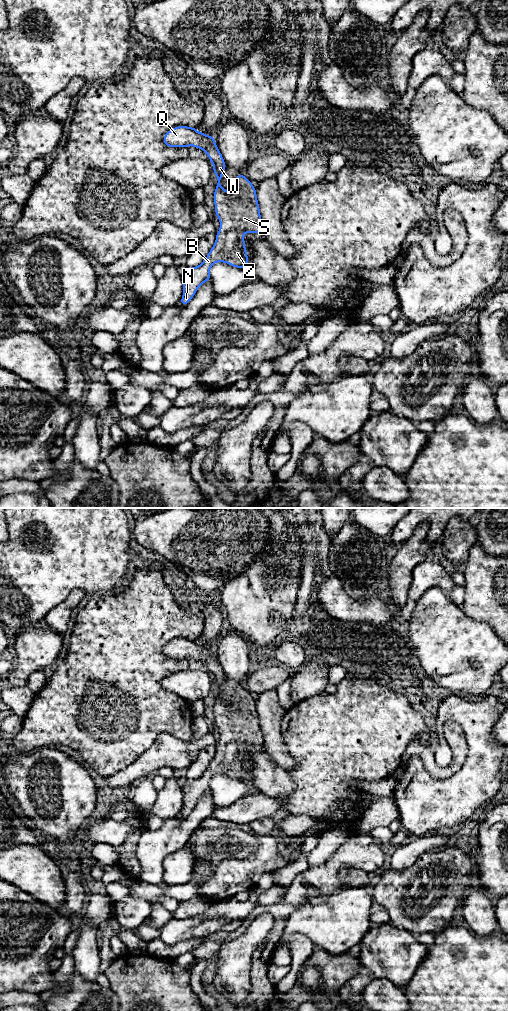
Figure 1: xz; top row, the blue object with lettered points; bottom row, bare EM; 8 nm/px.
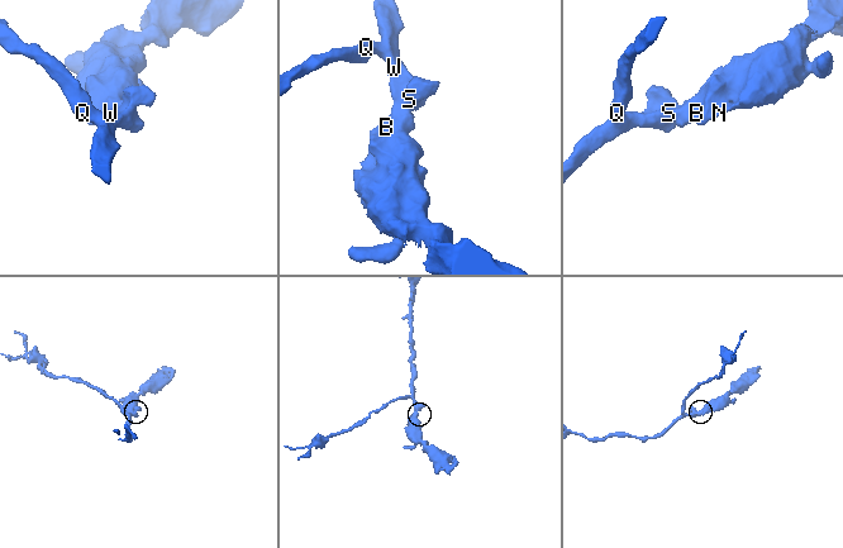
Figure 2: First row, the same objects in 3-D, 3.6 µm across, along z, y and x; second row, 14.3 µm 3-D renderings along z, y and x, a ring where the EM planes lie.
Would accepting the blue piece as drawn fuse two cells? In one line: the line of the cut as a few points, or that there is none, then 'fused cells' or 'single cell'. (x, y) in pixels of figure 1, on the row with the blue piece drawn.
no cut; single cell

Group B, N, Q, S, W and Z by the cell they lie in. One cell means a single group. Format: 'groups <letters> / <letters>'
groups B N Q S W Z

